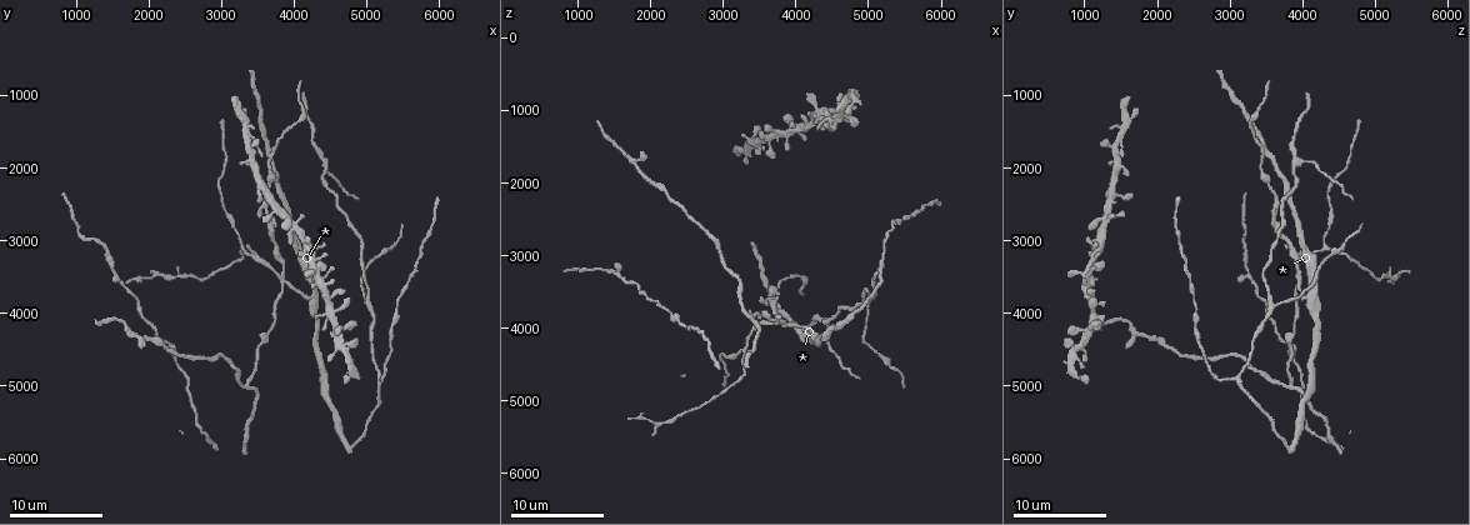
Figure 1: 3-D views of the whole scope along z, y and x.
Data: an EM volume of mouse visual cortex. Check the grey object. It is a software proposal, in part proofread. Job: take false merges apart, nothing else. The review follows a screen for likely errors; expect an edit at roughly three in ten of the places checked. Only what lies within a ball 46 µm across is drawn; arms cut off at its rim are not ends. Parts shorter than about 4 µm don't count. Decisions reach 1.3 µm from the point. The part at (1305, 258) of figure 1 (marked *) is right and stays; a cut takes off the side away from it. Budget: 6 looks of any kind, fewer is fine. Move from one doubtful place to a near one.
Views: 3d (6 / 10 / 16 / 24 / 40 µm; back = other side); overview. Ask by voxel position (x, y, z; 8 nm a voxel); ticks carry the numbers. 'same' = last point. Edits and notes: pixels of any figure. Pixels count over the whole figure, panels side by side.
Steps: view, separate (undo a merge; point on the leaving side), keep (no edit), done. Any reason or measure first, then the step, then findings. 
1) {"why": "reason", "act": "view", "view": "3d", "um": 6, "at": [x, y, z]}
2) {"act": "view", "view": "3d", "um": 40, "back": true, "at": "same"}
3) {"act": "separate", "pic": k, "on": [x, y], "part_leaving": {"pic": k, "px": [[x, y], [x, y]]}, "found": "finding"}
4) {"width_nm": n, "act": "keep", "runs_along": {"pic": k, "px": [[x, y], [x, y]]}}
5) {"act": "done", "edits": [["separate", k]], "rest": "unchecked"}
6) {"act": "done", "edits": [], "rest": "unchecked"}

{"why": "a fork", "act": "view", "view": "3d", "um": 16, "at": [4400, 1850, 3950]}

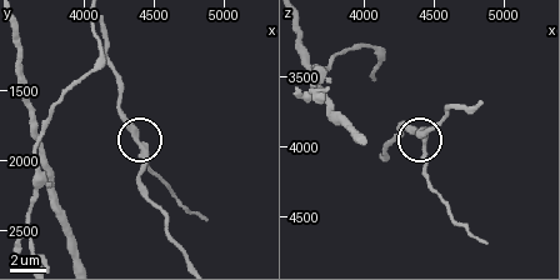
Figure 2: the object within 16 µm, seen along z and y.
{"act": "view", "view": "3d", "um": 6, "at": "same"}

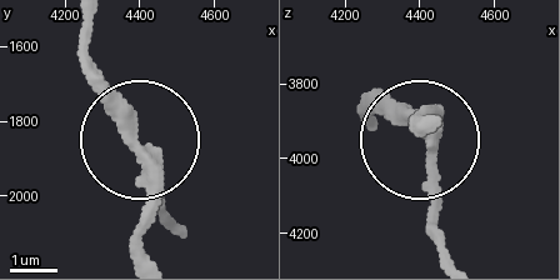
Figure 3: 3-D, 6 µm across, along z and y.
{"width_nm": 330, "act": "separate", "pic": 3, "on": [434, 195], "found": "two cells meet here"}

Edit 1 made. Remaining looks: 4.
{"act": "view", "view": "overview"}

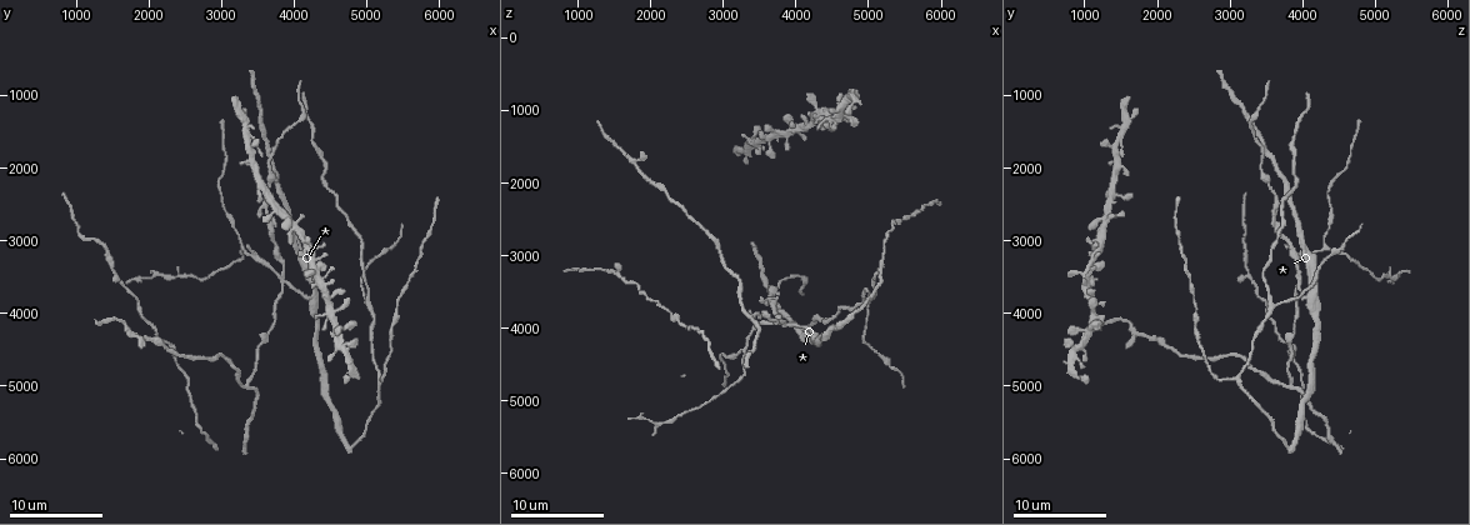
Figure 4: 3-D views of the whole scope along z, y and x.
{"act": "view", "view": "3d", "um": 10, "at": [3800, 3550, 3950]}

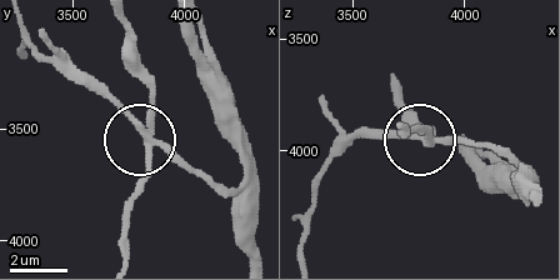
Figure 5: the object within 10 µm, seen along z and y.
{"side_arm_um": 64, "act": "separate", "pic": 5, "on": [146, 180], "part_leaving": {"pic": 5, "px": [[145, 138], [145, 185], [130, 214], [124, 256]]}, "found": "a second cell is stuck on"}

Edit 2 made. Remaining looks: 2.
{"why": "three-way junction", "act": "view", "view": "3d", "um": 10, "at": [4300, 3700, 4150]}

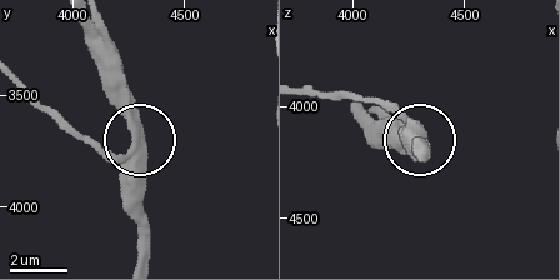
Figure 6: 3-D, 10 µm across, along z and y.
{"act": "keep", "found": "one cell here"}

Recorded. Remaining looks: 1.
{"act": "done", "edits": [["separate", 3], ["separate", 5]], "rest": "unchecked"}

